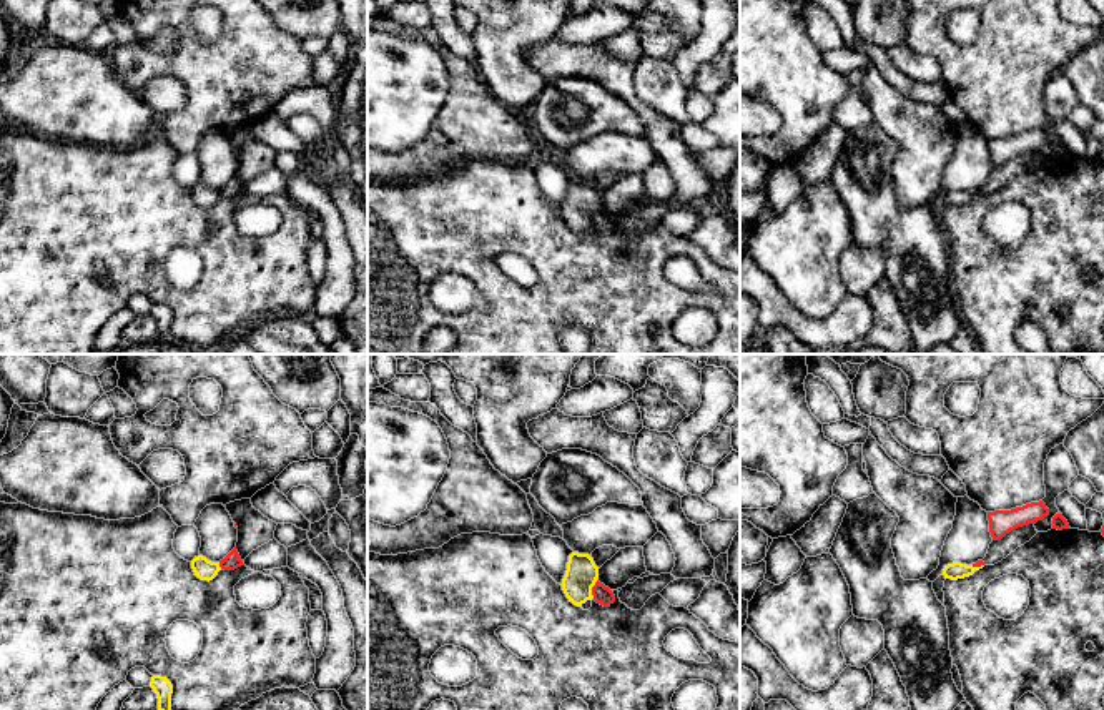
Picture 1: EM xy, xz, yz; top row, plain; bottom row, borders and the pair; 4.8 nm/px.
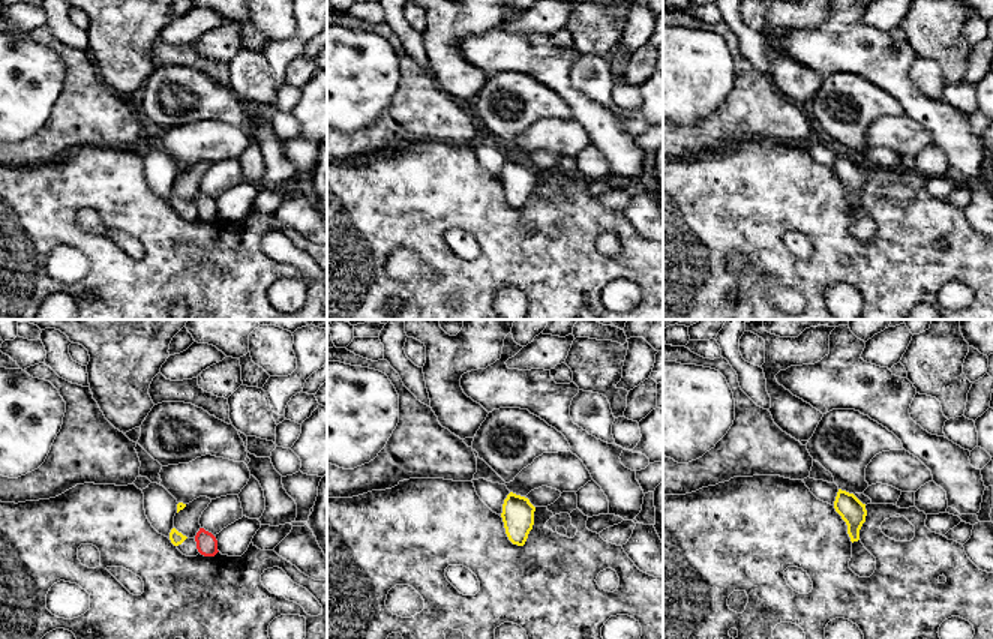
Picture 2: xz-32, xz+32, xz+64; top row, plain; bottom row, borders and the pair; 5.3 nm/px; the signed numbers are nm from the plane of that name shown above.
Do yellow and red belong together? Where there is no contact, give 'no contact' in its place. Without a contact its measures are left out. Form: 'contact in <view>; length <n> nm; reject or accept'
contact in xz; length 90 nm; reject

